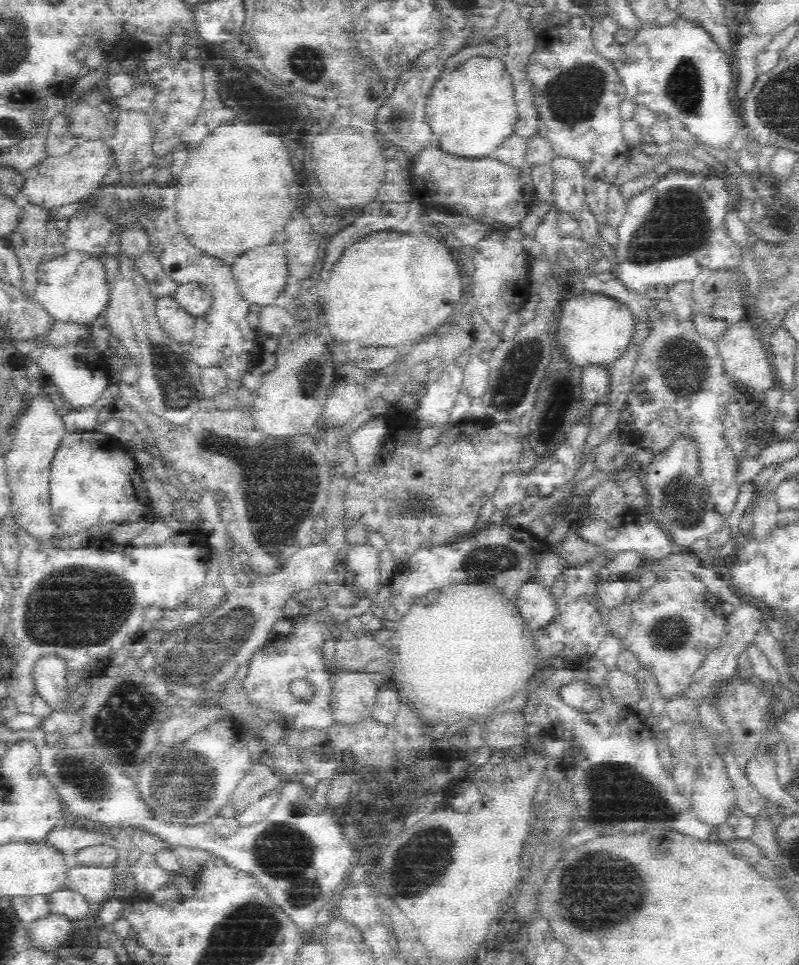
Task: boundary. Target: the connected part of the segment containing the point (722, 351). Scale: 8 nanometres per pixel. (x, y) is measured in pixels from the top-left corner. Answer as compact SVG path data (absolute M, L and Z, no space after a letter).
M742 320L738 324L729 325L724 330L724 335L718 340L717 352L723 360L725 373L737 382L738 386L744 390L768 392L777 385L773 370L770 368L770 356L766 356L766 350L762 342L756 338L756 330L748 324L748 321Z

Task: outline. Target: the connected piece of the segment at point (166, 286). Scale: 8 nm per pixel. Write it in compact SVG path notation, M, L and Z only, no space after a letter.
M152 251L144 252L135 260L133 273L140 274L145 279L148 292L156 299L172 297L177 289L177 285L164 273L156 253Z

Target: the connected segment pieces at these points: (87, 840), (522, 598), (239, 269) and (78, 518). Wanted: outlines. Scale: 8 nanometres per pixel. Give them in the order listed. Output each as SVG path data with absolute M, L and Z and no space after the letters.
M63 825L48 834L48 844L56 848L56 852L62 853L69 860L72 860L82 848L96 844L110 844L114 846L114 838L106 834L96 834L80 828L67 828Z
M538 582L524 585L519 590L519 597L515 603L527 627L534 632L555 624L555 618L559 616L558 602L552 594L551 587Z
M278 244L250 250L248 254L244 254L244 258L238 258L231 265L236 288L250 304L265 307L274 303L283 292L287 292L291 285L286 260L286 250L284 246L278 246Z
M98 431L72 432L64 434L56 450L49 472L49 492L52 498L52 512L56 514L56 524L63 534L74 536L88 528L134 524L138 520L156 520L157 515L150 510L149 497L144 481L145 473L141 472L136 461L125 449L122 436L110 436Z

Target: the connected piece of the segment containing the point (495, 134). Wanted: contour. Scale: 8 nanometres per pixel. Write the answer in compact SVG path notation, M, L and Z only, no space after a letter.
M475 56L469 58L467 61L461 63L458 70L450 70L447 72L452 72L452 74L444 74L440 76L439 79L435 82L428 100L426 100L426 122L430 129L432 129L433 140L437 142L440 151L443 153L448 152L448 154L454 154L454 157L460 157L462 159L481 159L490 157L491 154L514 132L514 127L516 121L518 120L518 111L517 104L515 99L515 90L514 85L511 79L511 74L507 71L503 60L501 58L487 58L482 56Z

